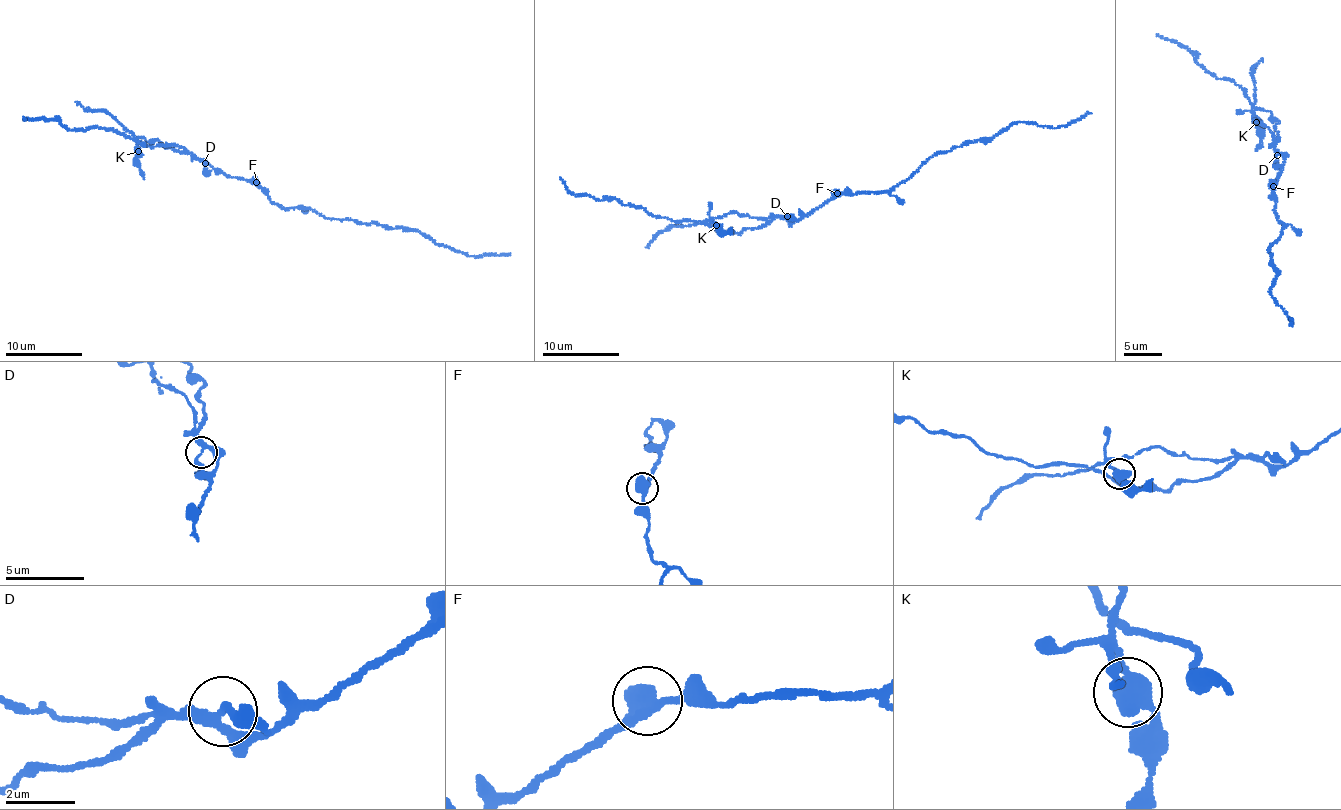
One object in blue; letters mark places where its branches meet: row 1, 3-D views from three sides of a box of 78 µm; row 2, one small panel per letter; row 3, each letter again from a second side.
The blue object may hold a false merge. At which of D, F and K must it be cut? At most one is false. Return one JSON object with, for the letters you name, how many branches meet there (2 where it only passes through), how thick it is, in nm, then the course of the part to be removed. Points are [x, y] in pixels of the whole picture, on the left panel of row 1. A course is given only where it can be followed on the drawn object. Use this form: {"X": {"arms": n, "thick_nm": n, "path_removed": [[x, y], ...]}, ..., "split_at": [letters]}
{"K": {"arms": 2, "thick_nm": 550, "path_removed": [[137, 151], [137, 167], [144, 179]]}, "split_at": ["K"]}

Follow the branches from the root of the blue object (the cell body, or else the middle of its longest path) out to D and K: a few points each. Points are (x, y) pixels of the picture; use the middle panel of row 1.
D: (826, 201), (794, 221), (787, 215)
K: (826, 201), (794, 221), (785, 217), (740, 216), (736, 213), (719, 216), (713, 222), (715, 226)

